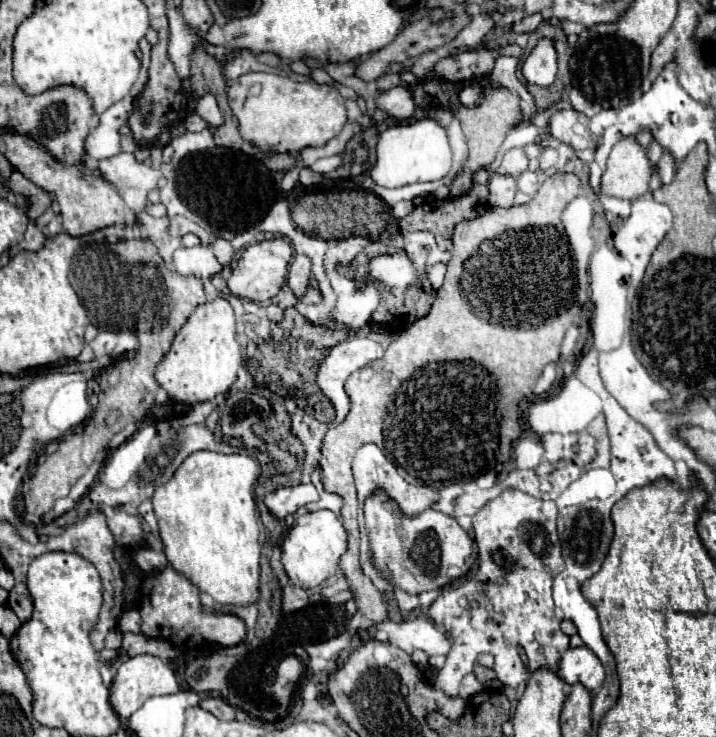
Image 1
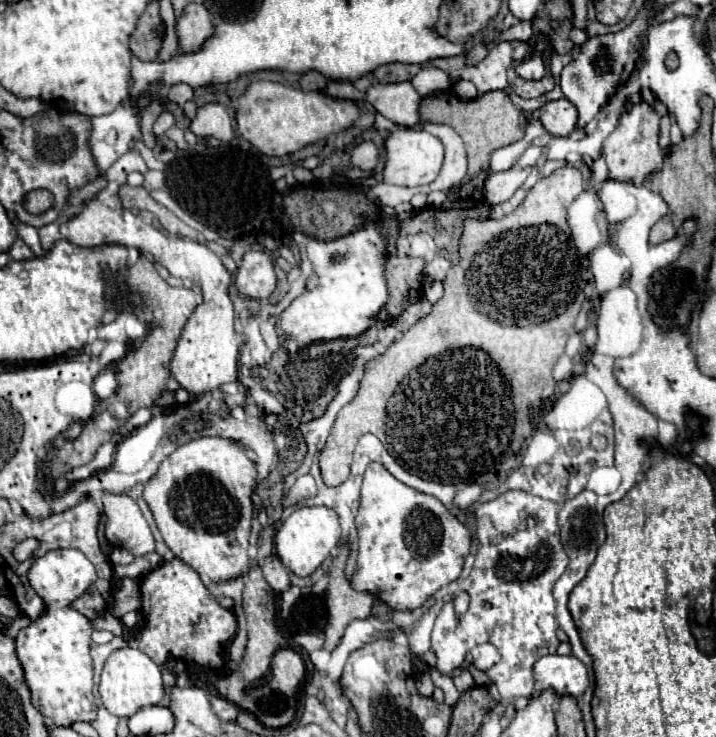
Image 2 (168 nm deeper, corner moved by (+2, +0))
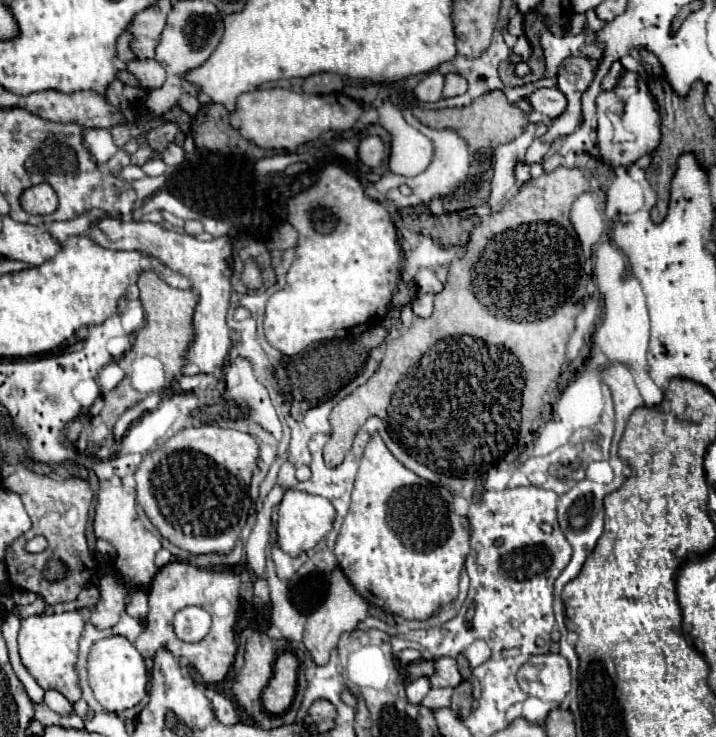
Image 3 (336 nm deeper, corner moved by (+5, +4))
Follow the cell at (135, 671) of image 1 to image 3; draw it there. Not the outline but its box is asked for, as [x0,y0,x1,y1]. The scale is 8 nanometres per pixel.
[88,636,150,714]

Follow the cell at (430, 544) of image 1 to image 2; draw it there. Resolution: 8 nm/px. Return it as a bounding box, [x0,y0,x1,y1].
[351,462,471,610]

